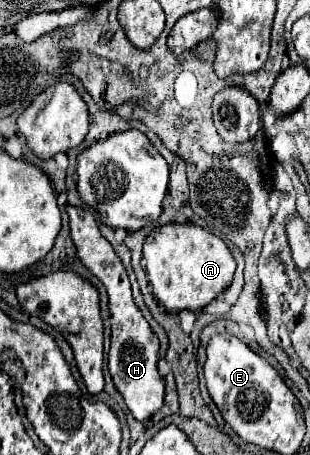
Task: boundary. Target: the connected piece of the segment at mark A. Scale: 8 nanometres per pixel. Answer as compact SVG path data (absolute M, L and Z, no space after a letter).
M169 223L169 225L161 225L155 231L149 233L149 237L143 243L143 257L147 259L145 271L147 271L147 279L153 287L153 295L155 299L167 309L167 313L181 313L181 311L201 311L203 307L207 307L219 293L223 293L231 281L233 281L233 273L235 273L235 259L229 251L229 247L223 243L223 239L211 235L209 231L201 229L199 225L193 223Z

